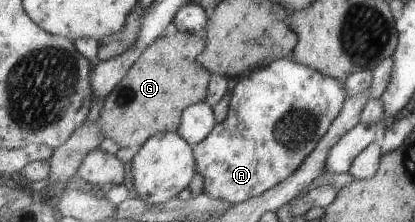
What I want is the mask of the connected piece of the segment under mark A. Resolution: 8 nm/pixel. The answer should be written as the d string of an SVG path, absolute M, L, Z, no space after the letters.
M292 57L275 60L271 65L252 71L238 80L231 94L227 117L194 147L196 171L204 177L205 193L234 204L265 193L299 169L328 133L332 123L340 117L349 97L345 84L340 80L326 76Z

